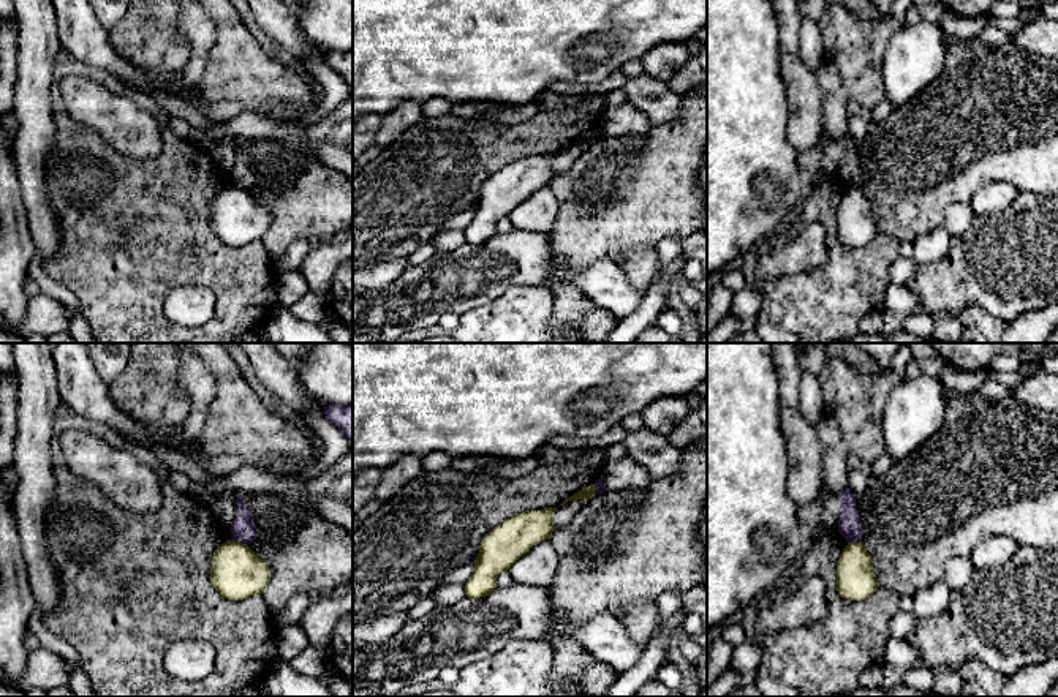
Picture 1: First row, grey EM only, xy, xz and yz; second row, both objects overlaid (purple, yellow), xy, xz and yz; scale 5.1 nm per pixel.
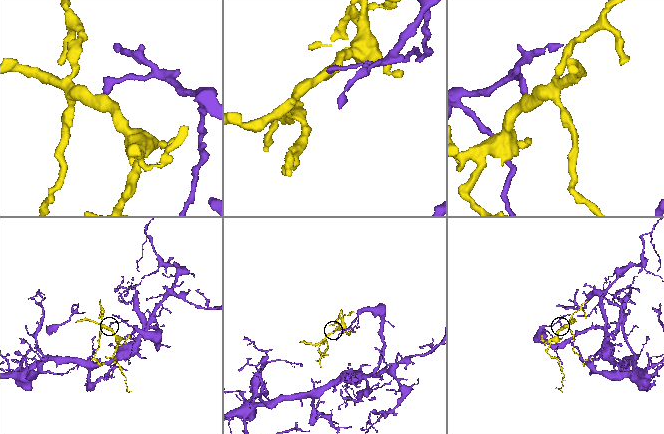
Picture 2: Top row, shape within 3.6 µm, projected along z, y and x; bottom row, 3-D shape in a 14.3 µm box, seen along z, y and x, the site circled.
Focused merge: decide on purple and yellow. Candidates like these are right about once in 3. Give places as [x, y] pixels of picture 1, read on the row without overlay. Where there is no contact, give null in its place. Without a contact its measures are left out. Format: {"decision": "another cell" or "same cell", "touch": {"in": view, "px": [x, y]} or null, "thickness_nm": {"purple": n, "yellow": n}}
{"decision": "another cell", "touch": {"in": "xy", "px": [239, 187]}, "thickness_nm": {"purple": 130, "yellow": 260}}

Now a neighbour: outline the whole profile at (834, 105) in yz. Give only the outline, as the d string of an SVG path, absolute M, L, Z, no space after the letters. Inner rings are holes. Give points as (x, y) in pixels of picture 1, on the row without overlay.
M826 62L816 73L821 89L821 128L827 139L841 139L849 130L848 98L840 71Z

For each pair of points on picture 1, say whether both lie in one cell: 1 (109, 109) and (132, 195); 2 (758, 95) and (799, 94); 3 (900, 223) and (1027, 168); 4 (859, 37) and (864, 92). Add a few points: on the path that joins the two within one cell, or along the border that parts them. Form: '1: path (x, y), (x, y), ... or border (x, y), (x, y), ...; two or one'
1: border (92, 130), (120, 154), (158, 154); two
2: border (778, 57), (788, 105), (786, 131); two
3: path (932, 192), (970, 168), (995, 168); one
4: path (859, 51), (862, 78); one

